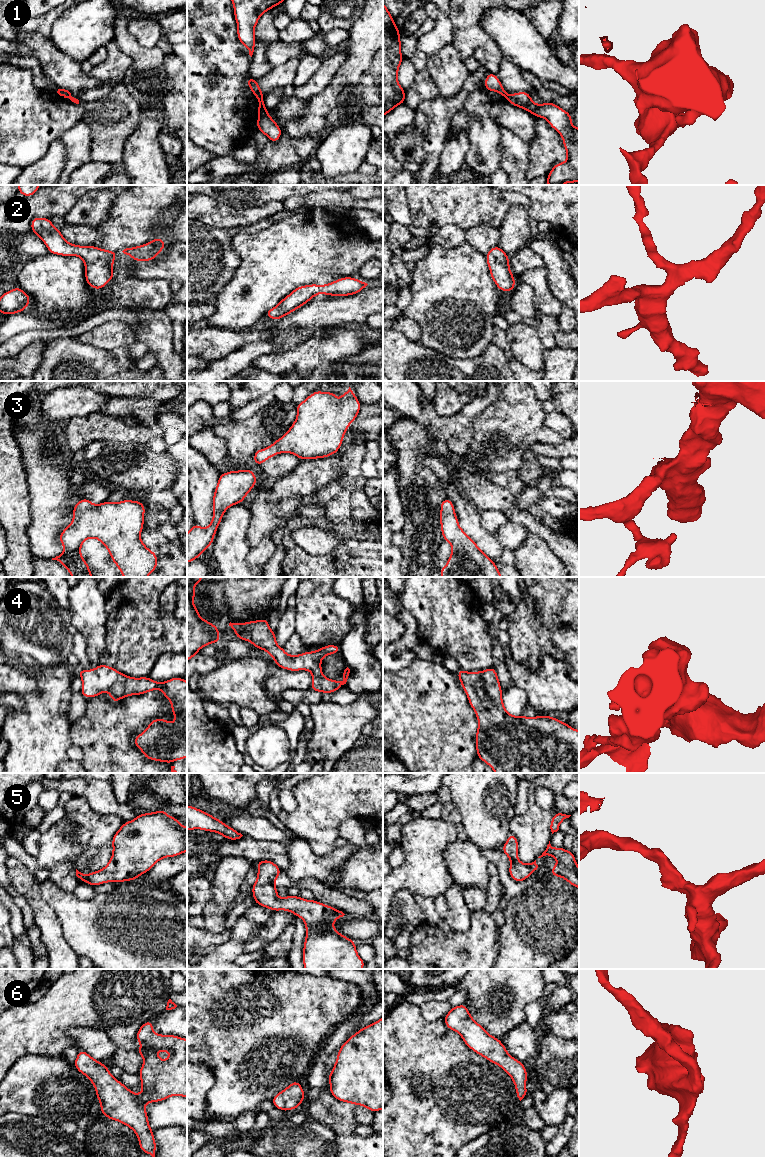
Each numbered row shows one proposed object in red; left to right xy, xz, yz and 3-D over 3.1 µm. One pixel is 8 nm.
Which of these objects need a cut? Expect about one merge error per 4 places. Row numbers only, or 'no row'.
1

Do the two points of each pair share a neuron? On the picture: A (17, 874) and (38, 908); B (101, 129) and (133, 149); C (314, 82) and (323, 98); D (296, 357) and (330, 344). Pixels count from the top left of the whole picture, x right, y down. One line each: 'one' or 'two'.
A: one
B: two
C: two
D: one

